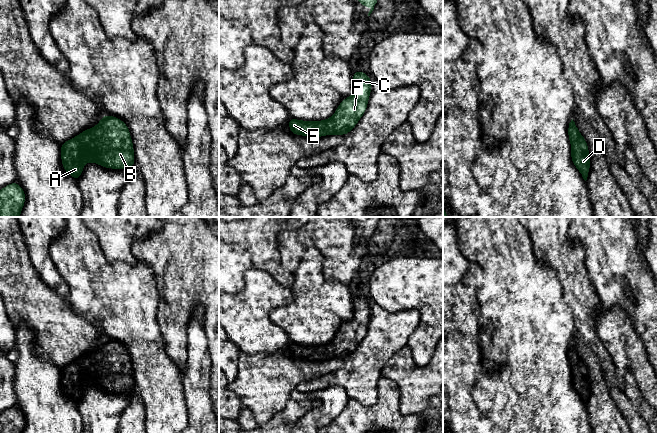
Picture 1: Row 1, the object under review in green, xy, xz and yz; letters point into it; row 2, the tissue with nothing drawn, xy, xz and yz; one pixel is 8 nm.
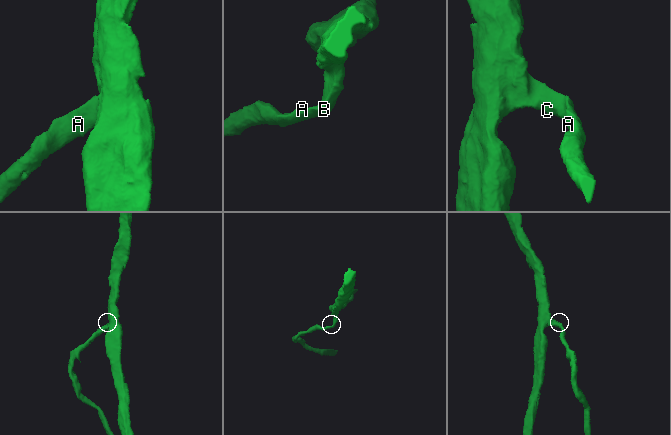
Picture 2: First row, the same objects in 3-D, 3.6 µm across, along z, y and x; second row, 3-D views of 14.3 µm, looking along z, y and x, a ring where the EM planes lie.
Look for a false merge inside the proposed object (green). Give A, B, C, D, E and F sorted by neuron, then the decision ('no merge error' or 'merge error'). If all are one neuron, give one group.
A B C D E F | no merge error

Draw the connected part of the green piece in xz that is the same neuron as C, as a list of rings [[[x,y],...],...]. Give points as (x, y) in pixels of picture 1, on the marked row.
[[[355,70],[353,72],[353,93],[342,100],[332,117],[322,121],[303,121],[290,118],[288,125],[291,133],[307,137],[346,135],[358,123],[367,109],[371,93],[371,81],[368,74]]]

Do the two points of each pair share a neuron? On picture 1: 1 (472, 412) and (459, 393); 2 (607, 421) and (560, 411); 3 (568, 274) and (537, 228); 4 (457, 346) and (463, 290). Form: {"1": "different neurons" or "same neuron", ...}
{"1": "different neurons", "2": "different neurons", "3": "same neuron", "4": "same neuron"}

